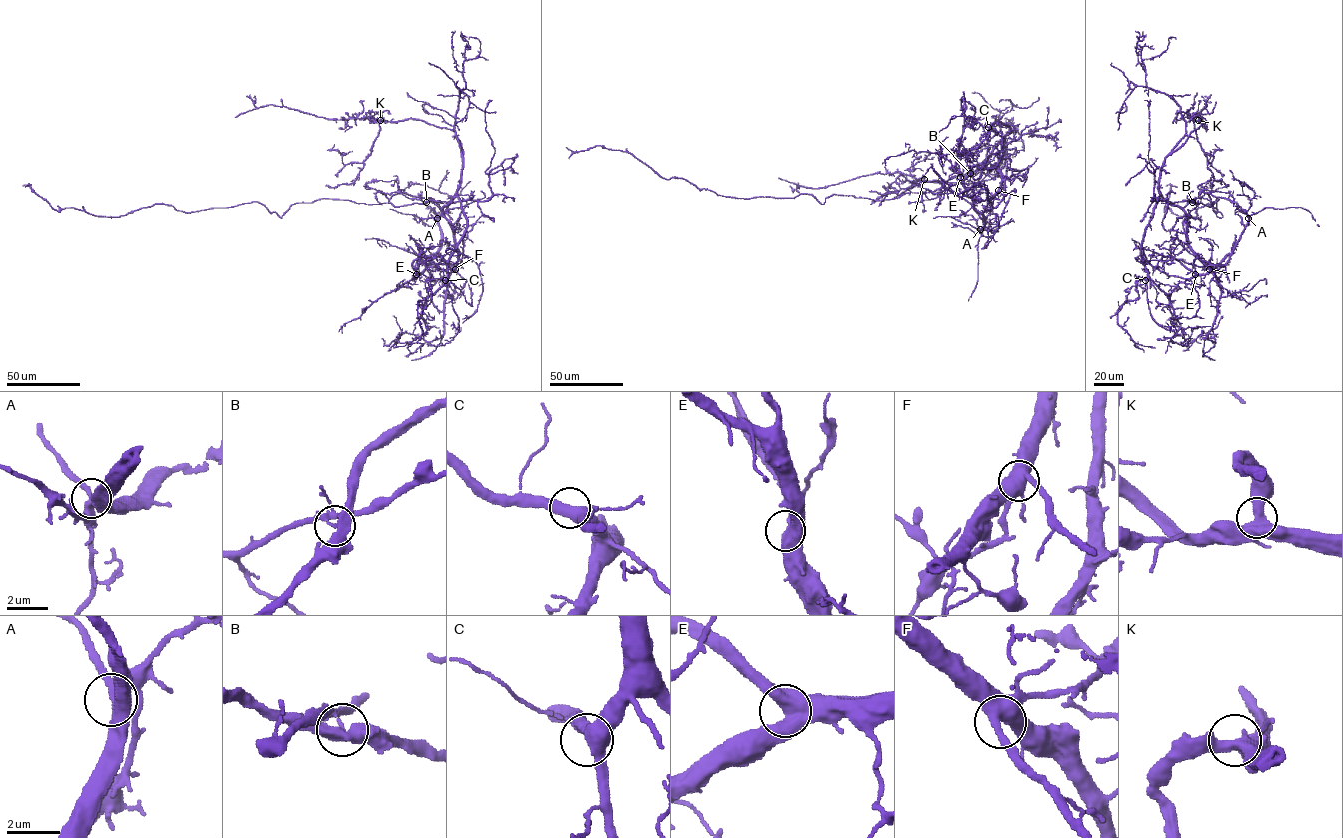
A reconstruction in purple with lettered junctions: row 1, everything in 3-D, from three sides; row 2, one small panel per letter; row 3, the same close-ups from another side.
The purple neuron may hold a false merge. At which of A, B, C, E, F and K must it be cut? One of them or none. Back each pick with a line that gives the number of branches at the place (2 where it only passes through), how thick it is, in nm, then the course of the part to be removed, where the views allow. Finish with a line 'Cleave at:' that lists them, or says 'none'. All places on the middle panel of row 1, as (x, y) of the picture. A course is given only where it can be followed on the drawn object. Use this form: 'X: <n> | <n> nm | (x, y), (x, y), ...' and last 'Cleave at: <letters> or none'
B: 4 | 360 nm | (970, 173), (934, 194), (833, 194), (821, 204), (808, 194), (717, 195), (661, 177), (627, 152), (566, 147)
Cleave at: B

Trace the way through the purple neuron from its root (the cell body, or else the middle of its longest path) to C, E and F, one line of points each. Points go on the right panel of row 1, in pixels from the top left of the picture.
C: (1211, 203), (1190, 201), (1180, 207), (1160, 195), (1141, 244), (1145, 280)
E: (1211, 203), (1206, 193), (1235, 202), (1246, 211), (1248, 223), (1230, 253), (1211, 270), (1195, 274)
F: (1211, 203), (1210, 206), (1190, 201), (1183, 208), (1188, 246), (1209, 269)

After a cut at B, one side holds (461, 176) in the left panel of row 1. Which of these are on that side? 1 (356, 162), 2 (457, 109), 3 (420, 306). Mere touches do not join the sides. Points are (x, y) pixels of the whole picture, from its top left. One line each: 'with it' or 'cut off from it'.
1: with it
2: with it
3: with it

